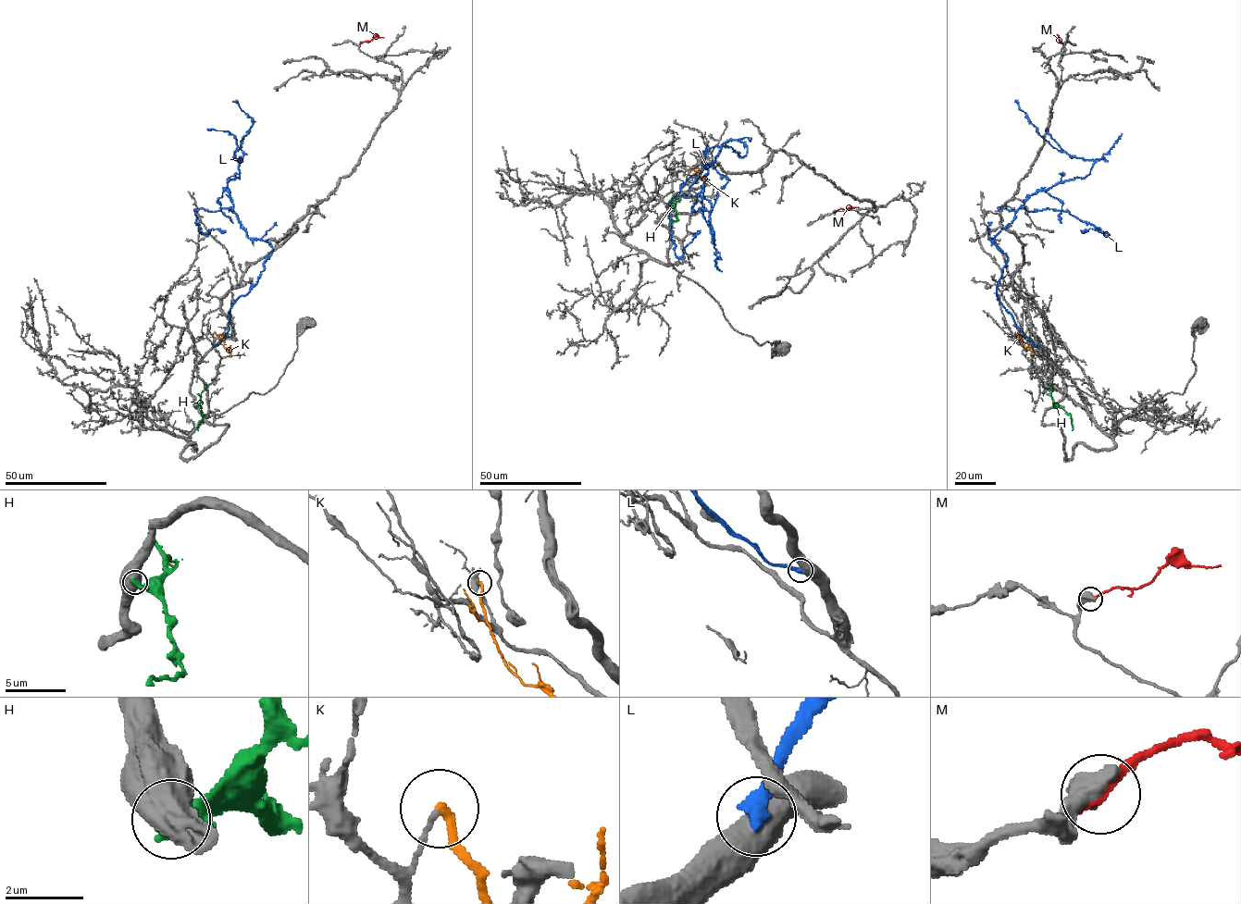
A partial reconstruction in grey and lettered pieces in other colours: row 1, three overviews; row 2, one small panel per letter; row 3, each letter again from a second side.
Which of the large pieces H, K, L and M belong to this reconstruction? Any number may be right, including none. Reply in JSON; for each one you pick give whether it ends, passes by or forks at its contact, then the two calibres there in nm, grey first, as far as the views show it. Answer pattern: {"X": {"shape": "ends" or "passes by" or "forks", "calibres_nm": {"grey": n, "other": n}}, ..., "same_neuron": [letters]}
{"same_neuron": []}

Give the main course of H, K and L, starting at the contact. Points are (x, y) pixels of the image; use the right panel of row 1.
H: (1055, 406), (1061, 407), (1070, 414), (1073, 430)
K: (1019, 331), (1022, 342), (1033, 354)
L: (1040, 347), (999, 302), (1008, 256), (990, 239), (1031, 195), (1084, 178), (1094, 162), (1054, 148), (1016, 101)

